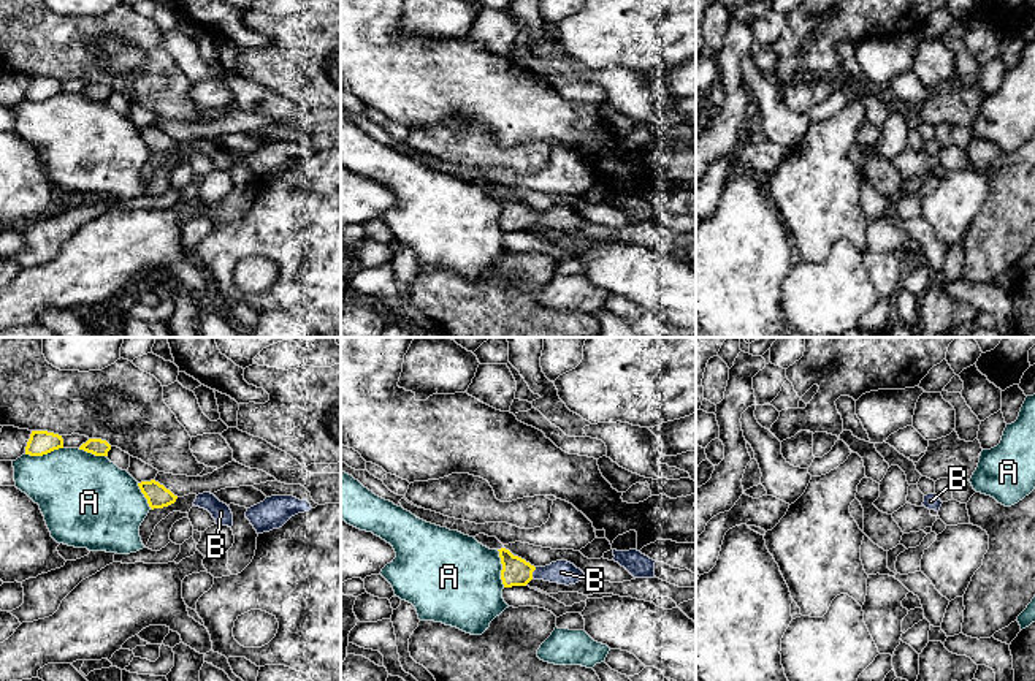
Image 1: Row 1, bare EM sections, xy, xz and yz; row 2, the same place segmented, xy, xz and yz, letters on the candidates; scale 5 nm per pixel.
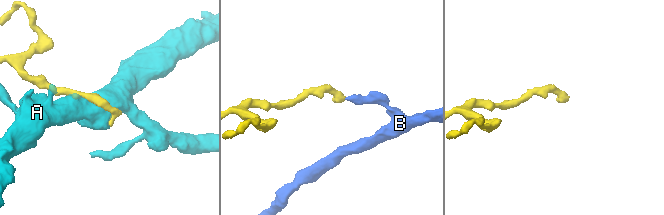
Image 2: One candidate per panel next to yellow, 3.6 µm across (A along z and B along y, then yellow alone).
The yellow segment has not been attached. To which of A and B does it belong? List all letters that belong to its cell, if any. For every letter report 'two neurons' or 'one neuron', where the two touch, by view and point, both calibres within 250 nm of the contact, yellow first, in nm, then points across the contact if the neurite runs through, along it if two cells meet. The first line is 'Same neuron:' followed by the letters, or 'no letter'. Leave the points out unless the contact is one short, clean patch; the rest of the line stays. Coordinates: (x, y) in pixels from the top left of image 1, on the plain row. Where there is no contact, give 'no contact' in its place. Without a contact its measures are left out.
Same neuron: B
A: two neurons | xy (43, 98) | 130/400 nm
B: one neuron | xz (533, 216) | 140/120 nm | across xz (515, 217), (533, 216), (561, 217)

